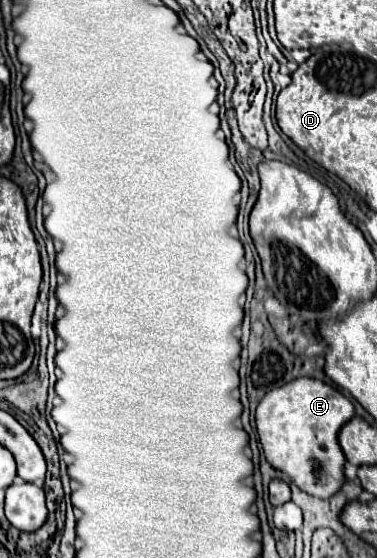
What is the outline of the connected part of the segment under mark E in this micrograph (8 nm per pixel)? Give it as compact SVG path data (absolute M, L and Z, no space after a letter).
M297 378L263 396L255 412L255 426L269 466L287 474L305 494L327 500L345 482L343 468L347 460L337 442L337 434L353 416L352 400L337 387L315 378Z

